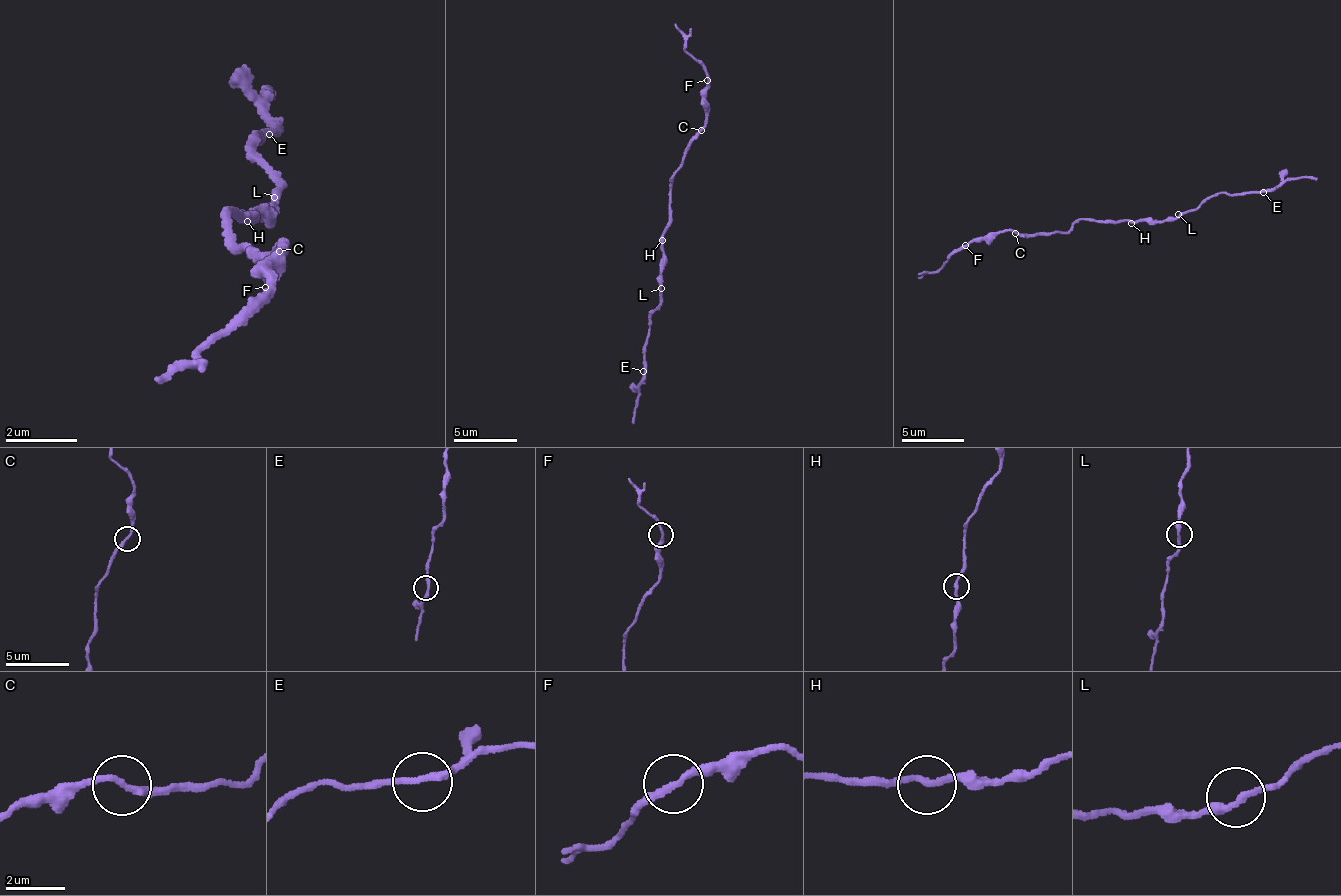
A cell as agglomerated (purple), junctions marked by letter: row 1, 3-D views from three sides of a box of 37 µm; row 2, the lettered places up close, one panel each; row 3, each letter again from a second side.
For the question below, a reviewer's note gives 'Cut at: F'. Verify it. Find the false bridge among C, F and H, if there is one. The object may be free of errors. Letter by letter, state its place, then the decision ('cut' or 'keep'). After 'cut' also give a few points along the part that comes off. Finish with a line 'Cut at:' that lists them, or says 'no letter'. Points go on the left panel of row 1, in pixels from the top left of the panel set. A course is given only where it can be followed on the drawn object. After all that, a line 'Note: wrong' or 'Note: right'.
C: at (279, 251); keep
F: at (265, 287); keep
H: at (247, 221); keep
Cut at: no letter
Note: wrong

